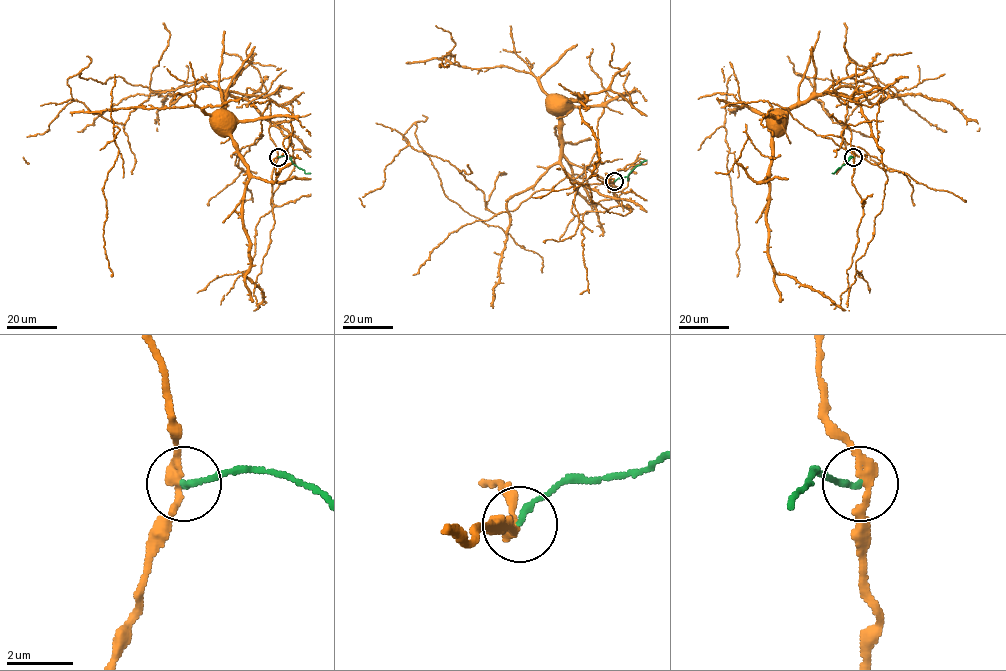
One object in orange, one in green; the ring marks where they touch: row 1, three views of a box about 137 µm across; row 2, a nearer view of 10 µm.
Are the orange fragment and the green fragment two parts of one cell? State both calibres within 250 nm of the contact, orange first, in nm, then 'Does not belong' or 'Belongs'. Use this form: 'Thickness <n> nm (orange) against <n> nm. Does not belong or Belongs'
Thickness 280 nm (orange) against 180 nm. Does not belong

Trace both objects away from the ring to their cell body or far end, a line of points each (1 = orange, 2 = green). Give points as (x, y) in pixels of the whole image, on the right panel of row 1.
1: (853, 157), (851, 134), (845, 122), (847, 103), (851, 96), (820, 93), (795, 103), (770, 129), (772, 125)
2: (853, 157), (850, 156), (832, 173)

